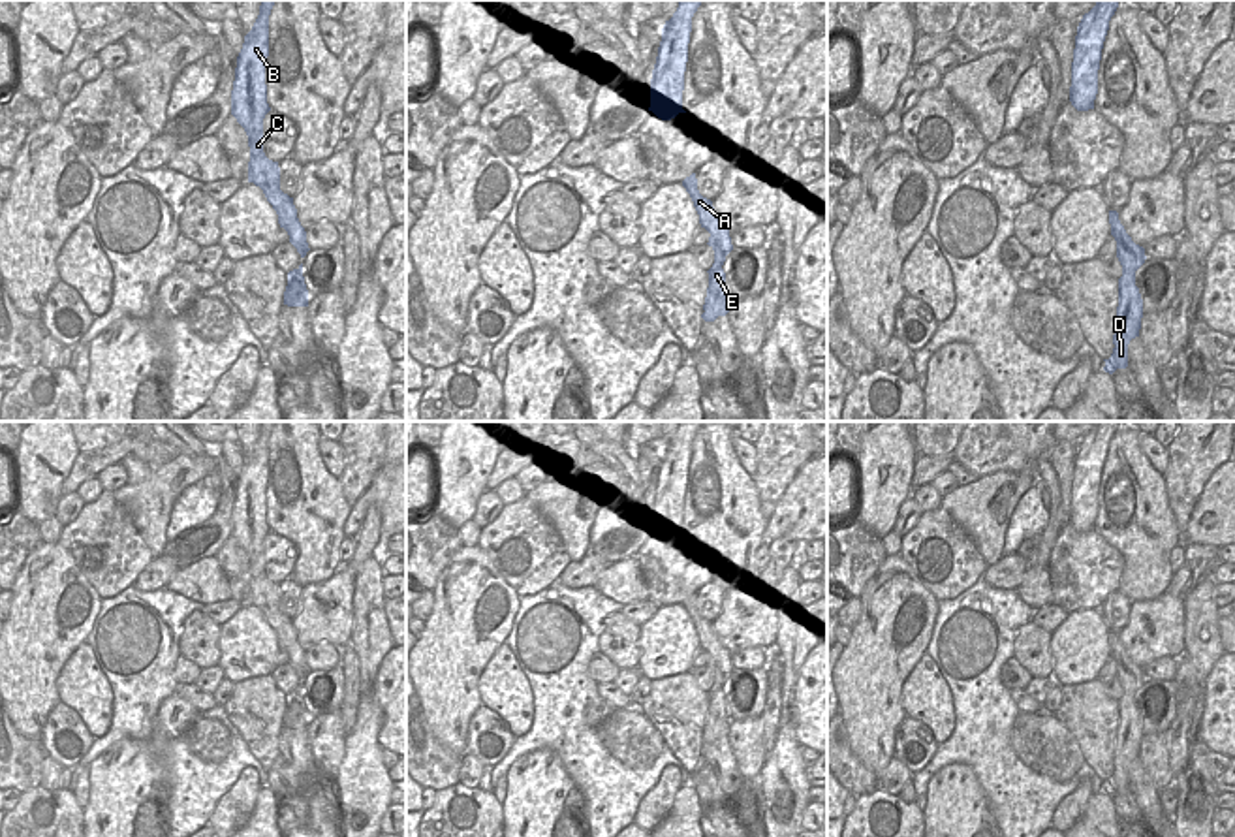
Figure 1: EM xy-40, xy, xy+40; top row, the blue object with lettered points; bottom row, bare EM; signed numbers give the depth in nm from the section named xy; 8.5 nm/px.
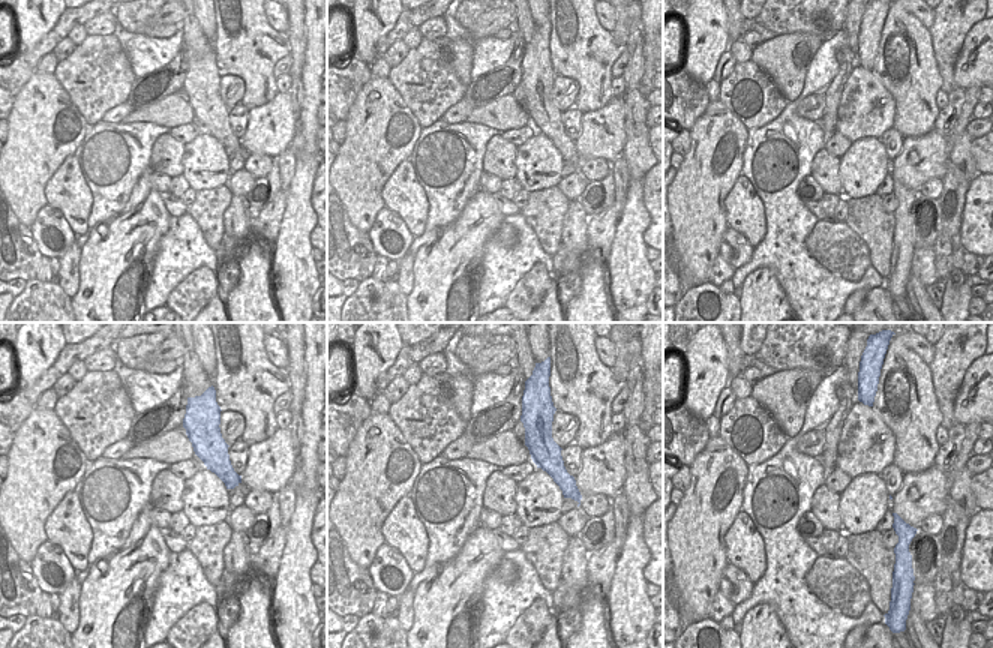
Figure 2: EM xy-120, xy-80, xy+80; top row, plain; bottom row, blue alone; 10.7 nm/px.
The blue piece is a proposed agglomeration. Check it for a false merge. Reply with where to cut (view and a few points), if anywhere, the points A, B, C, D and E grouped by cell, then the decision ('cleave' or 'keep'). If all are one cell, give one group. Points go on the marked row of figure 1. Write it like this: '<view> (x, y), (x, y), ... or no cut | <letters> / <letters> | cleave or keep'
no cut | A B C D E | keep

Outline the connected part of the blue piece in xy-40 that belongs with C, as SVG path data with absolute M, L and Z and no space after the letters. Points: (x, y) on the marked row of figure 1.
M261 0L259 15L244 36L237 56L231 90L231 115L244 128L250 147L248 182L259 186L278 214L278 224L289 235L289 243L301 258L306 256L306 231L297 218L293 197L280 190L280 167L263 152L263 118L271 111L267 103L265 68L269 56L269 15L276 0Z

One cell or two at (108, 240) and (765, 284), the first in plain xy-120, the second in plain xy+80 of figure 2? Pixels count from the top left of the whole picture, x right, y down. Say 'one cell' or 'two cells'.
one cell

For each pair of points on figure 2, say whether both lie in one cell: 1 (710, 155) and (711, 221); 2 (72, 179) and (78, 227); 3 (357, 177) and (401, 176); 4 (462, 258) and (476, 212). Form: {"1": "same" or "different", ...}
{"1": "same", "2": "same", "3": "different", "4": "same"}

